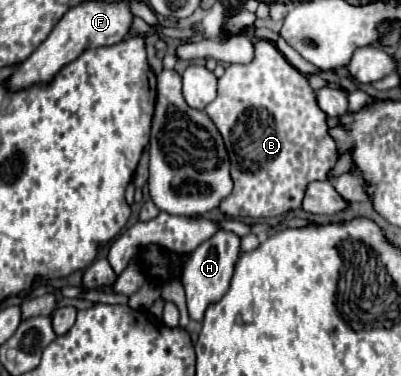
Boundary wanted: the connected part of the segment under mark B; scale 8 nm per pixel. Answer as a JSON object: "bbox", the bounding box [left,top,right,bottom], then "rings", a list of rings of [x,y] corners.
{"bbox":[206,40,338,220],"rings":[[[258,40],[254,44],[254,58],[248,64],[230,64],[224,72],[222,78],[218,78],[218,96],[212,104],[206,106],[206,114],[212,118],[212,122],[216,124],[216,128],[220,130],[224,142],[226,142],[226,150],[230,150],[230,162],[232,162],[232,178],[234,178],[234,190],[230,194],[230,198],[222,200],[220,212],[228,218],[254,218],[254,220],[262,220],[262,218],[274,218],[274,216],[282,216],[284,212],[292,210],[292,208],[300,208],[302,198],[304,198],[304,190],[310,182],[314,180],[326,180],[328,170],[336,164],[338,156],[334,150],[334,142],[328,136],[328,126],[326,126],[326,114],[318,108],[316,98],[314,98],[314,90],[308,86],[308,80],[278,52],[278,48],[268,42],[268,40]]]}

